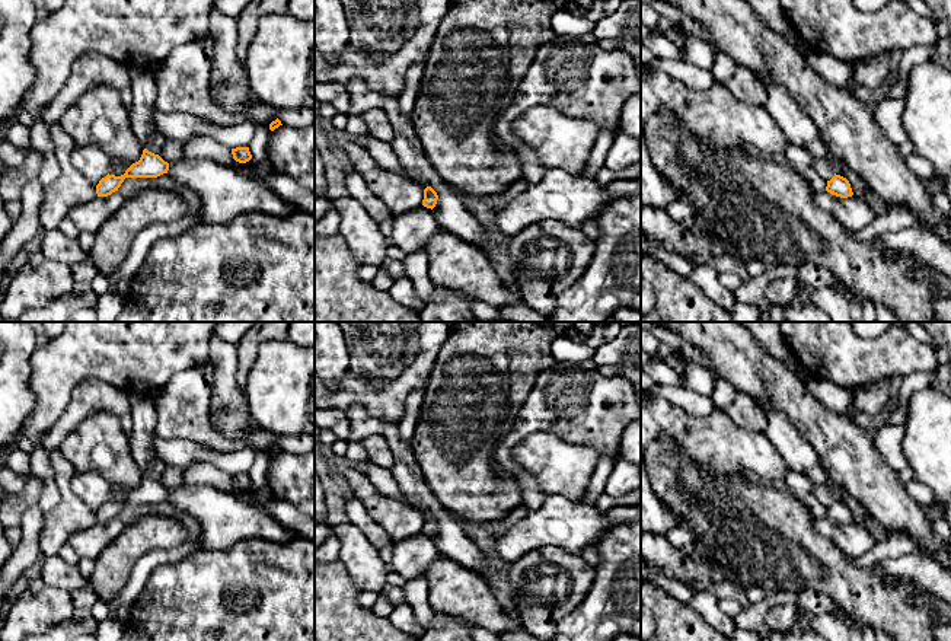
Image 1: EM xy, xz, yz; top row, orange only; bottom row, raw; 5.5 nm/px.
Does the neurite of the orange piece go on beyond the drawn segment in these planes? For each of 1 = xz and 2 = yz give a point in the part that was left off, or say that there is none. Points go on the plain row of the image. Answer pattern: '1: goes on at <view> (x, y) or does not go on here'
1: does not go on here
2: does not go on here

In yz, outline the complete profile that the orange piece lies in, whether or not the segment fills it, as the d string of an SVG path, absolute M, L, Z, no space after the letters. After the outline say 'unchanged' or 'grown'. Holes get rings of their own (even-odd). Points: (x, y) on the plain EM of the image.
M836 500L830 507L827 507L826 517L840 524L853 522L849 507Z | unchanged

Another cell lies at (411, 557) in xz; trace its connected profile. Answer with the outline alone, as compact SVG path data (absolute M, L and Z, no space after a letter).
M418 532L411 538L395 542L390 571L406 580L421 578L437 555L440 554L433 536Z

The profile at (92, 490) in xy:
M95 471L76 472L70 485L79 500L95 513L111 495L111 485Z

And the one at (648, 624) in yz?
M641 600L641 641L648 641L657 631L657 619L650 607Z

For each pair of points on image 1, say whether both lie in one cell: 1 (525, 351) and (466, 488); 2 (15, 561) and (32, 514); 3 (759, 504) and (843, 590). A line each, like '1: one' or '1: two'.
1: one
2: one
3: one

